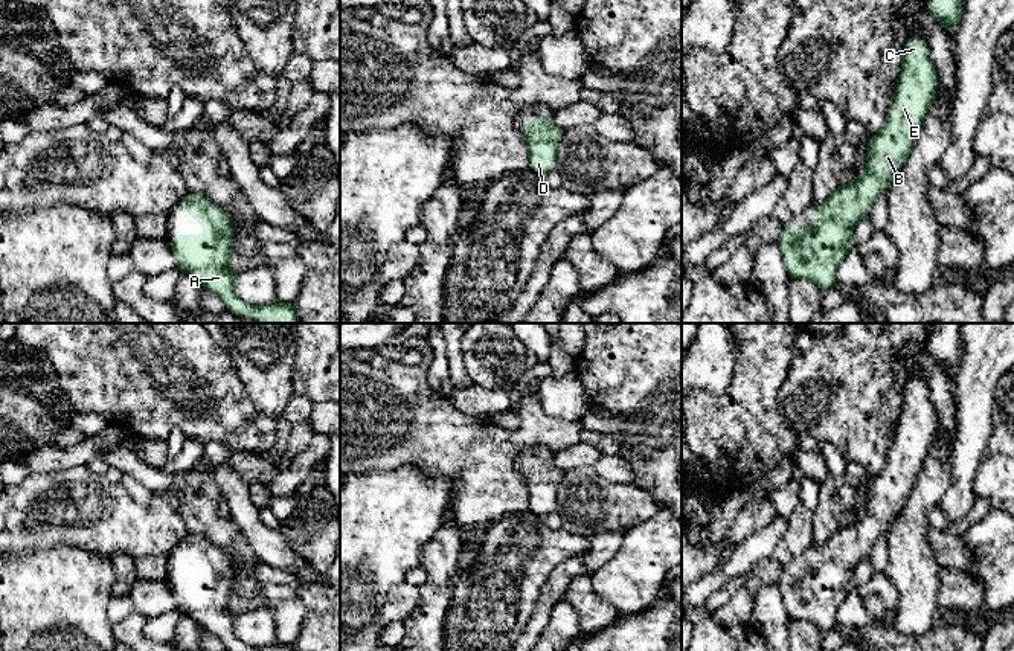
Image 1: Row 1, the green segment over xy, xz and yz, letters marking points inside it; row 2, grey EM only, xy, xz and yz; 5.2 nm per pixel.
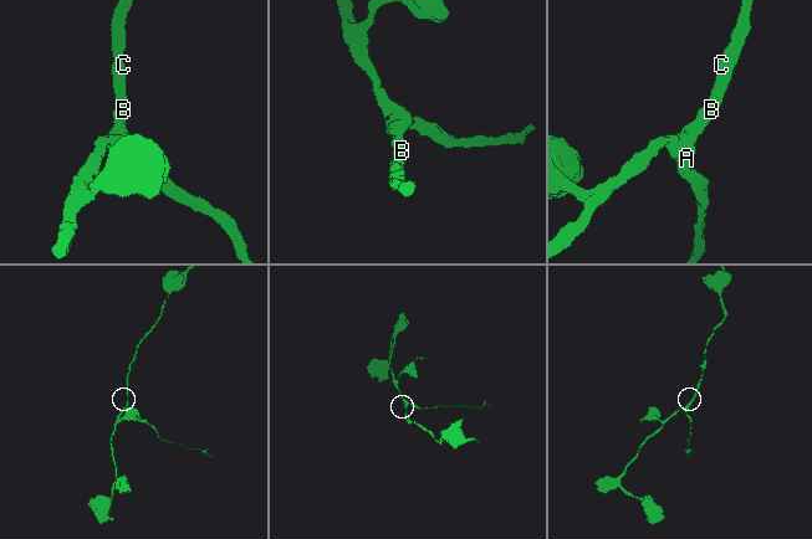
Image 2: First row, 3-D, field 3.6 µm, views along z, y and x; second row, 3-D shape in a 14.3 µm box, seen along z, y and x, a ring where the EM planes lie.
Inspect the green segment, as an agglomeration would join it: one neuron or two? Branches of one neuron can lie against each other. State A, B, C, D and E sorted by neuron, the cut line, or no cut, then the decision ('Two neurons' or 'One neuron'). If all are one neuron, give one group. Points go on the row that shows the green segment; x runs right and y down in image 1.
Groups: A B C D E. No split. One neuron

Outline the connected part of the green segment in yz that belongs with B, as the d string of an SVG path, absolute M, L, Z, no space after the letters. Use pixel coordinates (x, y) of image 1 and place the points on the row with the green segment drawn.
M912 35L903 46L903 64L894 101L883 130L868 143L868 169L863 175L840 186L825 204L813 209L813 232L785 224L778 242L790 279L808 279L820 290L836 287L836 271L852 249L851 235L860 216L868 216L872 204L886 191L918 137L923 120L936 96L938 75L930 52L919 35Z

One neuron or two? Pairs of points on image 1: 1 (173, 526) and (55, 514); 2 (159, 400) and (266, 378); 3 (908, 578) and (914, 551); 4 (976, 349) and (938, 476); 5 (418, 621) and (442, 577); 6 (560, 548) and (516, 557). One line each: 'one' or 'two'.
1: one
2: two
3: one
4: two
5: one
6: one

